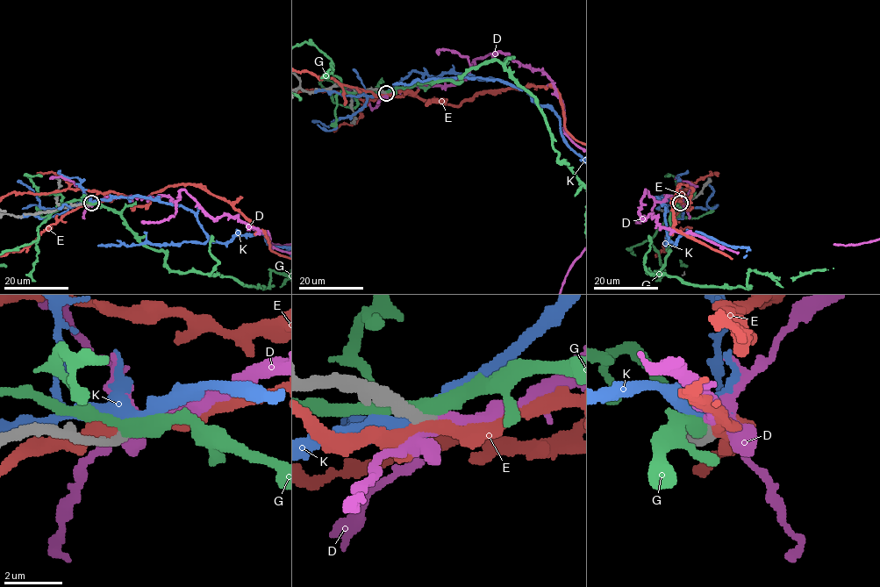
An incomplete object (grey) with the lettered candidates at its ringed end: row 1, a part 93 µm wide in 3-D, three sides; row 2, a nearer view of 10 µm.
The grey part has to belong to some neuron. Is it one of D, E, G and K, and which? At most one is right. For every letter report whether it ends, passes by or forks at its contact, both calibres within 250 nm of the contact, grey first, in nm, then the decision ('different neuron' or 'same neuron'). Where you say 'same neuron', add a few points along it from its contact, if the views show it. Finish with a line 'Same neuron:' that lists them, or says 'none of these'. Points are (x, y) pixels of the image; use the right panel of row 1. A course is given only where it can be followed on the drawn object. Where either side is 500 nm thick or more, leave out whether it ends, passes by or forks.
D: it forks | 420/400 nm | same neuron
E: it passes by | 440/360 nm | different neuron
G: it passes by | 440/440 nm | different neuron
K: 400/500 nm | different neuron
Same neuron: D

